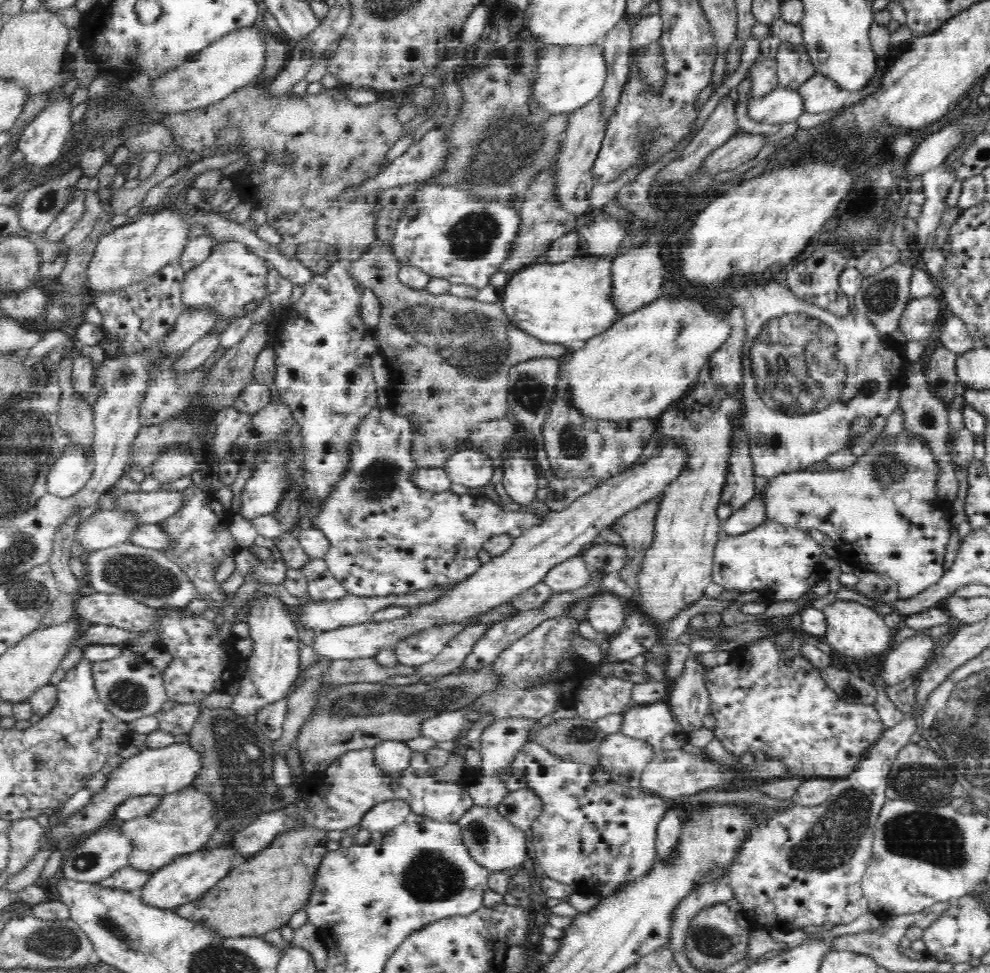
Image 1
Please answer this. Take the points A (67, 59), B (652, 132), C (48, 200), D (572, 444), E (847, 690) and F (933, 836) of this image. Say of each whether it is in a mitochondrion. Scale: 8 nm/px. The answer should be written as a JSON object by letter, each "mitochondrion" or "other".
{"A":"other","B":"mitochondrion","C":"mitochondrion","D":"mitochondrion","E":"mitochondrion","F":"mitochondrion"}

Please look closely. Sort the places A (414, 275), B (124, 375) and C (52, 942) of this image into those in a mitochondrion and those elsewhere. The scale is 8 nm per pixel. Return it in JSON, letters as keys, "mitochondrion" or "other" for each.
{"A":"other","B":"other","C":"mitochondrion"}

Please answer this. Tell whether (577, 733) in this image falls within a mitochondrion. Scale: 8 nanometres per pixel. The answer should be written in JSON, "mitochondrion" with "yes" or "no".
{"mitochondrion":"yes"}

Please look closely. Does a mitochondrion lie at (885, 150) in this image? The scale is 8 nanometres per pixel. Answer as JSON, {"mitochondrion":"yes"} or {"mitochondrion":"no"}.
{"mitochondrion":"no"}

